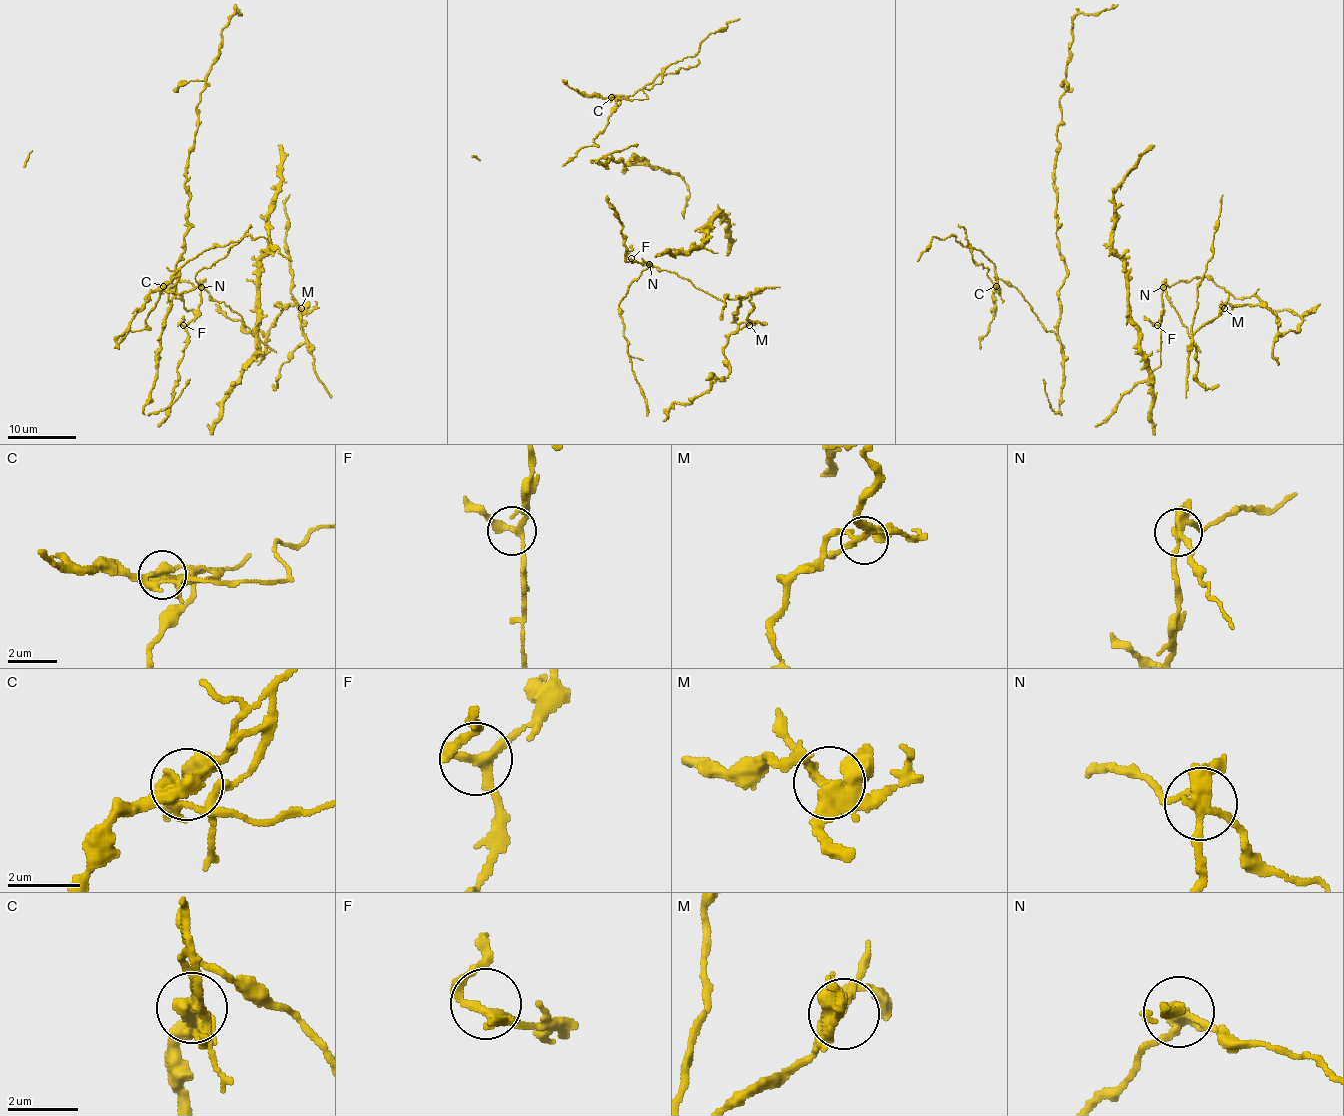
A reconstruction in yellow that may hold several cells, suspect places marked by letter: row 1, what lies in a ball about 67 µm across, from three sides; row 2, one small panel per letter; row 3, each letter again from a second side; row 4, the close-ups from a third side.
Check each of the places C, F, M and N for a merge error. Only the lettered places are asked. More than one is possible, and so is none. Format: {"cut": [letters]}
{"cut": ["C", "N"]}

